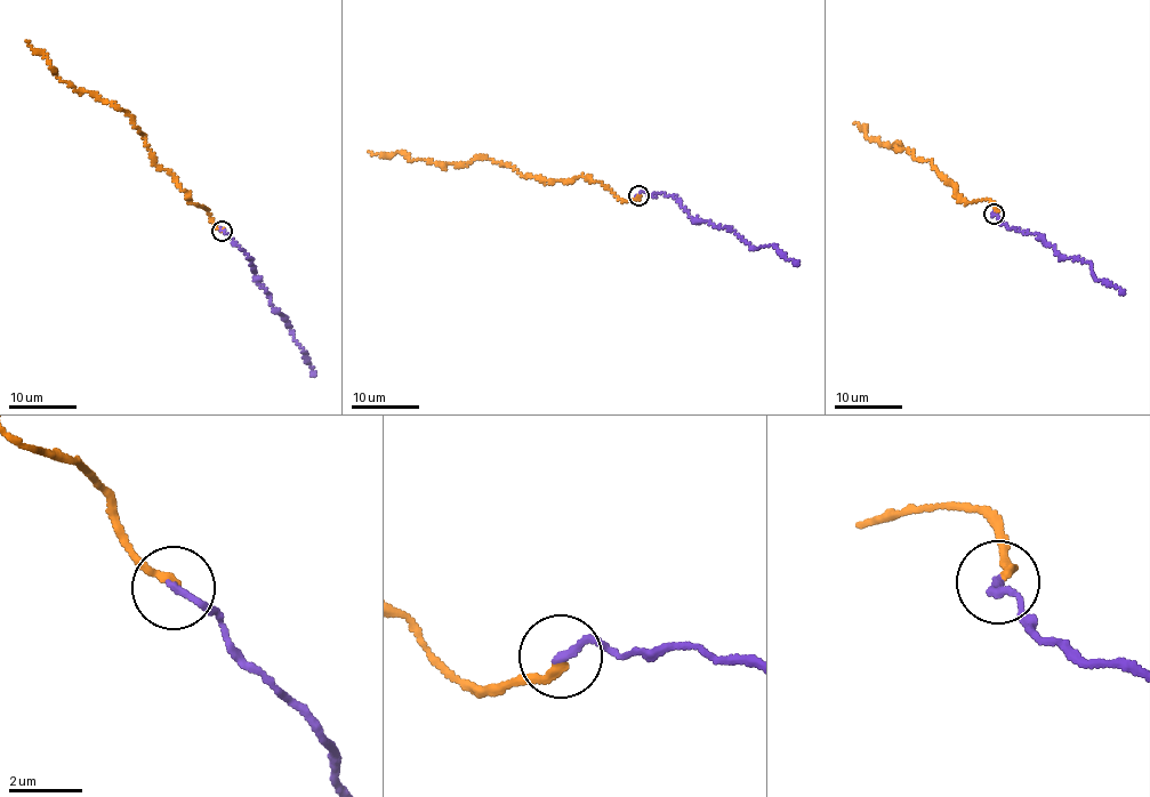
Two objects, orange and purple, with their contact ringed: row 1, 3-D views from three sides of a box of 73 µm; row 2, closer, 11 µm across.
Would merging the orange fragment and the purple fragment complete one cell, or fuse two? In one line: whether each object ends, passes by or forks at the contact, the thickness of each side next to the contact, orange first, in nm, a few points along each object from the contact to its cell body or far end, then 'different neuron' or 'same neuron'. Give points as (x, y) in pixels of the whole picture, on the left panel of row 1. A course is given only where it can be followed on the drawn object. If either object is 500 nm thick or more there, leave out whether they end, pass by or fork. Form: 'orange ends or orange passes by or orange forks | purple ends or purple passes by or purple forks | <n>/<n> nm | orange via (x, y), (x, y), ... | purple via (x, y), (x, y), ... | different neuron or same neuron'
orange ends | purple ends | 220/200 nm | orange via (220, 231), (208, 210), (193, 204), (169, 172), (155, 163), (130, 114), (61, 80), (26, 40) | purple via (222, 230), (246, 254), (255, 275), (284, 319), (314, 375) | same neuron

